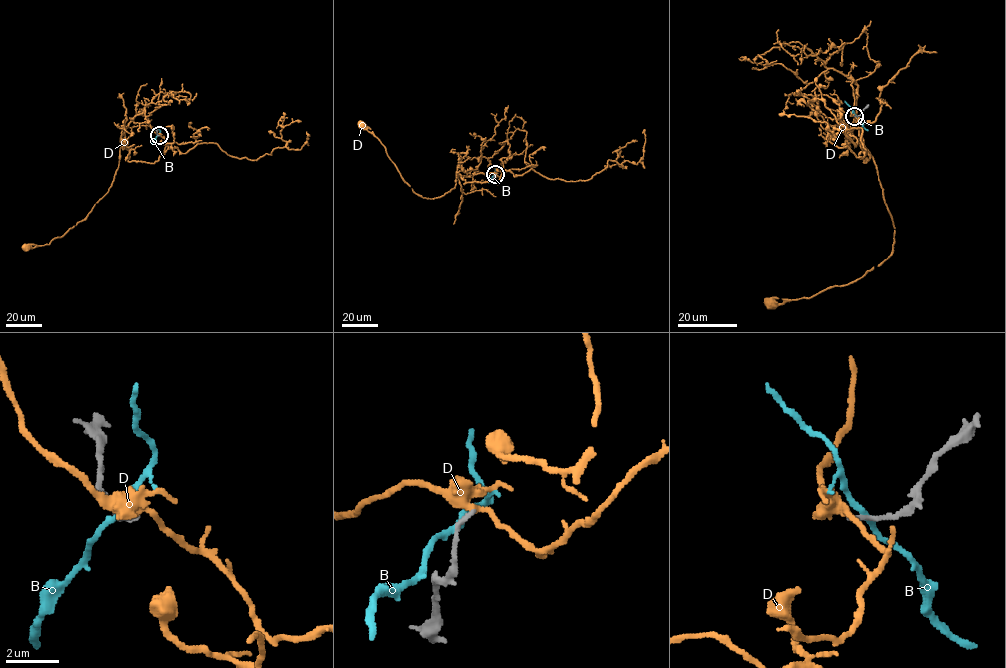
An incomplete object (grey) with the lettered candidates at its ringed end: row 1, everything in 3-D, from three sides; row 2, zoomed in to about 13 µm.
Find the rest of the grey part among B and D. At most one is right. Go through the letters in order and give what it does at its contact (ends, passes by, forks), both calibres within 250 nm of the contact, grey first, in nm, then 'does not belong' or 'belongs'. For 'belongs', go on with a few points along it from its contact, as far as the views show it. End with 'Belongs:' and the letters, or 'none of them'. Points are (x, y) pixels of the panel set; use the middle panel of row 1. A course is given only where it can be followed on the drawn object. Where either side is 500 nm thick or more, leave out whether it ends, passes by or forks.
B: it passes by; 240 nm thick on the grey side, 220 nm on the other; does not belong
D: it passes by; 180 nm thick on the grey side, 360 nm on the other; does not belong
Belongs: none of them

